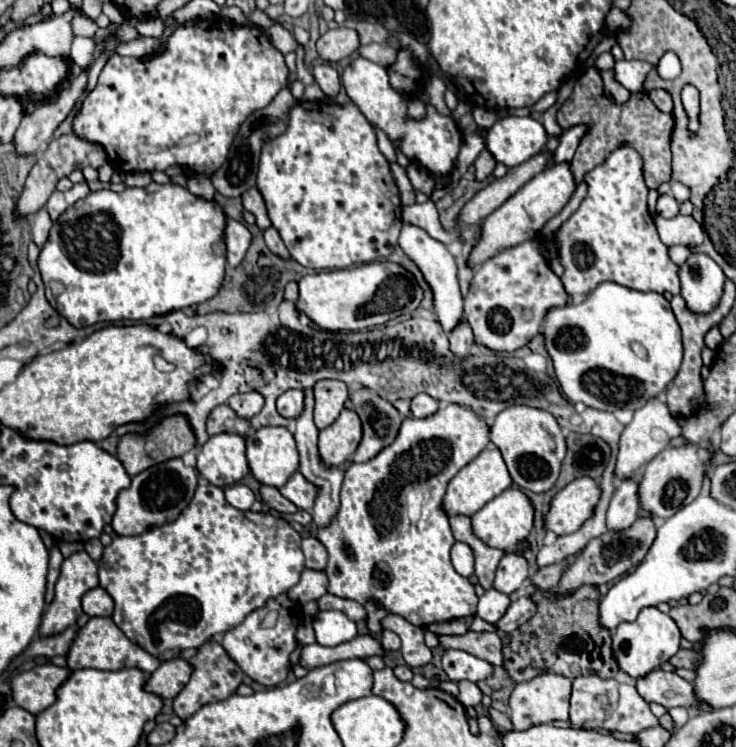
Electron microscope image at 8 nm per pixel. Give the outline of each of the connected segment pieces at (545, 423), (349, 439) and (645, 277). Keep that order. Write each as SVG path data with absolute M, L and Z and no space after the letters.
M525 405L507 407L491 421L489 439L501 451L507 471L519 487L533 493L543 493L555 485L567 447L565 437L551 413Z
M343 409L341 415L319 431L319 459L327 467L341 467L361 441L361 421L355 411Z
M633 147L615 149L601 167L595 167L585 175L587 195L581 201L579 209L559 227L557 239L561 243L559 255L565 267L561 277L567 295L587 295L599 283L613 281L623 287L631 287L637 291L657 291L657 293L681 293L681 283L677 279L677 265L671 261L667 253L667 245L661 243L655 223L647 211L647 187L643 181L643 161Z

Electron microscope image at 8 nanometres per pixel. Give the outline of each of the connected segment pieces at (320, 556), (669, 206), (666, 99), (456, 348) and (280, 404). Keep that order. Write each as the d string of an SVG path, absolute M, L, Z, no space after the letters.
M309 535L309 537L303 537L301 539L301 549L305 553L305 567L309 569L325 569L327 565L327 551L323 547L323 543Z
M659 195L657 199L657 213L663 217L675 217L679 213L679 203L671 195Z
M655 89L655 91L649 93L649 97L651 97L651 101L653 101L661 111L665 111L665 113L671 113L671 111L673 111L673 101L671 101L671 95L669 95L667 91Z
M463 321L463 323L449 335L449 343L451 343L451 351L453 351L459 359L467 359L467 357L471 355L471 347L475 345L471 327Z
M291 389L277 399L277 411L285 419L297 419L303 411L303 391Z

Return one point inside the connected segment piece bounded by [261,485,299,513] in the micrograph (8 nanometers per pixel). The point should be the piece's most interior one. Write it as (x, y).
(273, 498)

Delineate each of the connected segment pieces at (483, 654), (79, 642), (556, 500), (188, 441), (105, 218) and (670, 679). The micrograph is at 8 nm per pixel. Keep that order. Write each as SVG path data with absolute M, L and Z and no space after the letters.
M467 631L465 635L439 635L439 649L461 649L489 661L491 665L503 663L501 637L497 633Z
M91 617L87 621L87 625L83 629L79 629L71 651L67 655L67 665L69 669L103 669L103 671L117 671L117 669L125 669L125 667L137 667L141 669L145 675L151 675L157 667L159 667L159 659L149 655L147 651L141 651L141 647L137 647L137 643L129 641L125 637L125 633L113 623L111 617Z
M581 477L581 479L575 479L573 483L569 483L567 487L563 487L549 503L549 511L545 513L543 517L543 527L545 531L553 531L555 535L569 535L569 533L575 533L593 513L595 505L599 501L599 485L597 481L593 481L591 477Z
M167 415L143 435L139 435L139 433L123 435L119 439L117 457L123 463L125 471L133 477L151 465L163 463L163 461L173 459L173 457L183 457L187 451L191 451L195 447L195 443L197 443L197 437L195 437L193 429L189 427L189 419L185 419L185 415Z
M149 183L147 187L127 187L121 193L115 193L111 189L101 189L101 191L91 191L85 199L79 199L73 207L63 211L57 221L53 221L53 227L49 231L49 239L41 247L41 253L37 257L37 267L41 271L41 279L45 283L45 295L47 301L53 305L53 309L63 315L73 327L87 327L93 323L113 323L113 321L141 321L141 319L151 319L155 315L165 315L171 311L187 309L191 305L199 305L205 299L211 299L217 295L223 275L225 275L225 241L223 241L223 229L225 229L225 213L219 203L209 203L193 193L189 193L185 187L167 183Z
M663 669L649 671L649 675L637 679L637 691L645 701L659 703L667 709L687 707L687 709L709 711L705 703L699 703L695 699L693 685L671 671L663 671Z

